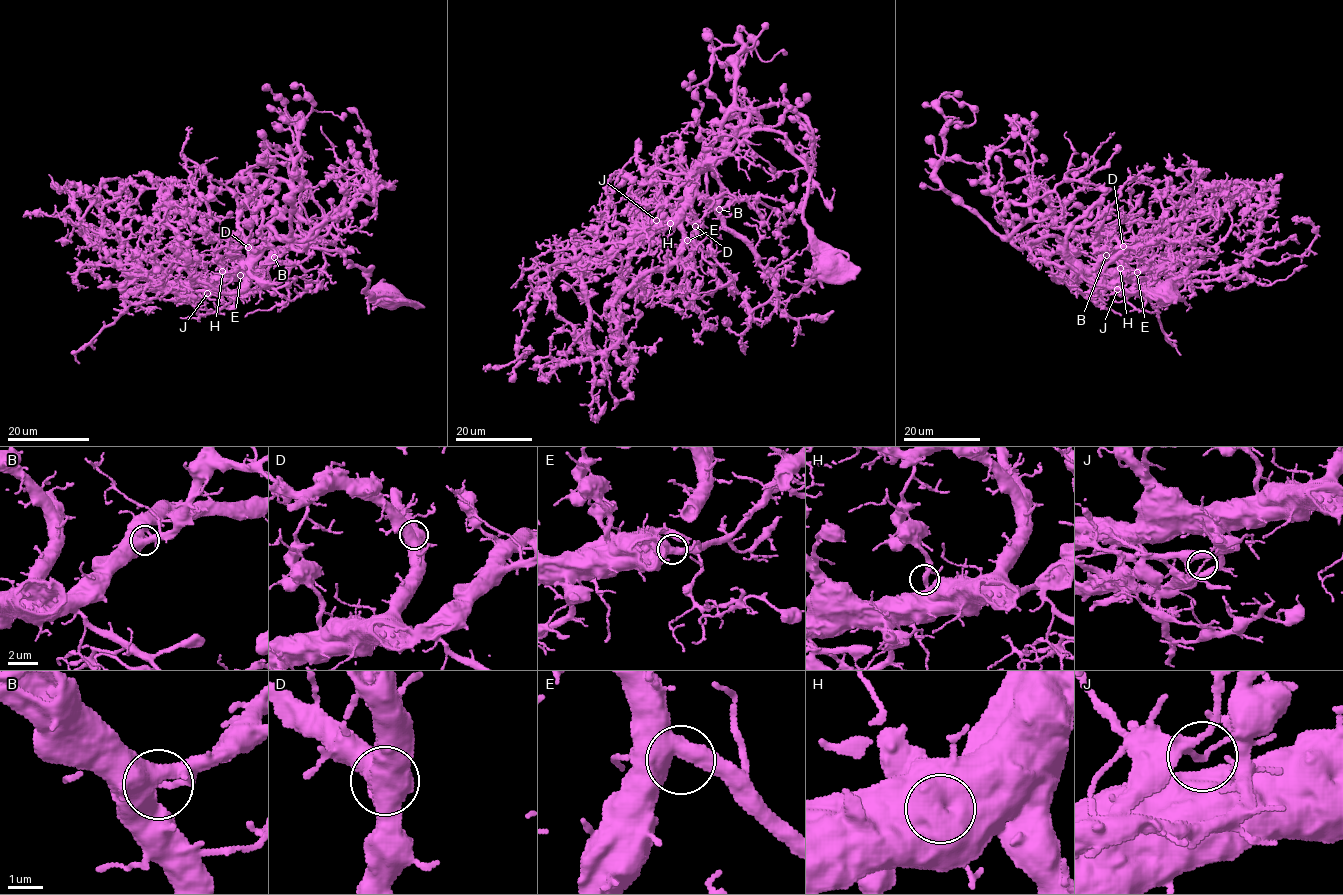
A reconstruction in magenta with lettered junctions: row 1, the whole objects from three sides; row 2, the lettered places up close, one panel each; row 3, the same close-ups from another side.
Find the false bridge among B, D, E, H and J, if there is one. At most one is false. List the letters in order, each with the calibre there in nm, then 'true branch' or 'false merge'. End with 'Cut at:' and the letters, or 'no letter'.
B: 600 nm thick; true branch
D: 550 nm thick; true branch
E: 550 nm thick; true branch
H: 360 nm thick; true branch
J: 140 nm thick; false merge
Cut at: J

